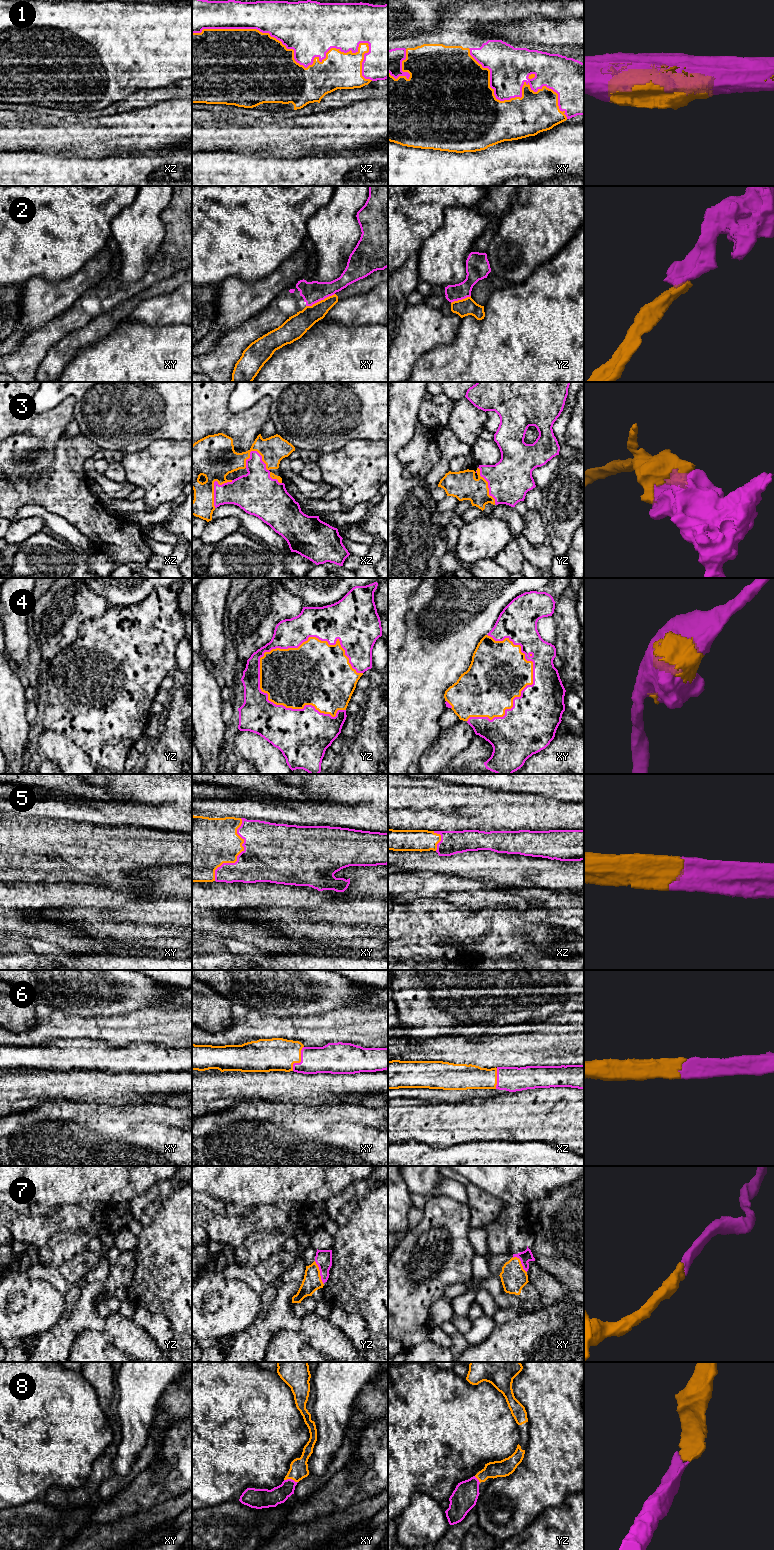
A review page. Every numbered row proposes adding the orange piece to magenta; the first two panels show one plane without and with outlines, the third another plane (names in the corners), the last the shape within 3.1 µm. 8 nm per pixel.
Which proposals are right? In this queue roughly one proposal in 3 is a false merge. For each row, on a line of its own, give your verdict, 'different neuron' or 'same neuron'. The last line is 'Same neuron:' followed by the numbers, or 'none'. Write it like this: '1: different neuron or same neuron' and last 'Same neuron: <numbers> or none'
1: same neuron
2: different neuron
3: same neuron
4: same neuron
5: same neuron
6: same neuron
7: same neuron
8: same neuron
Same neuron: 1, 3, 4, 5, 6, 7, 8

